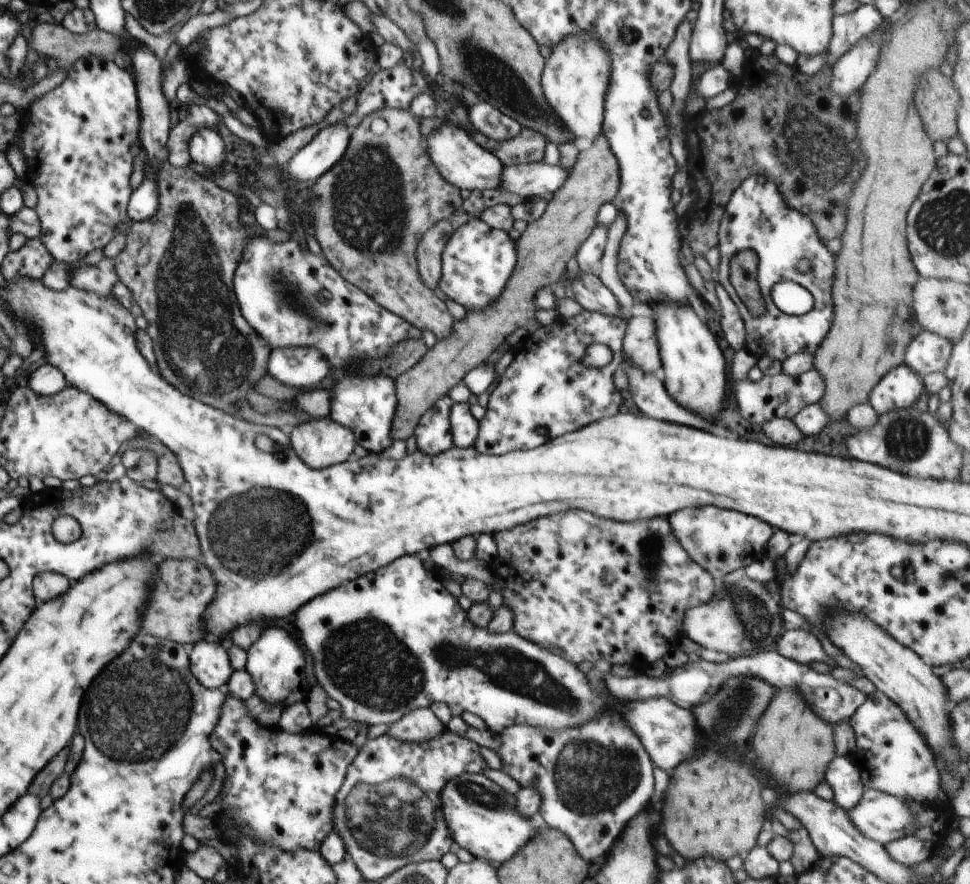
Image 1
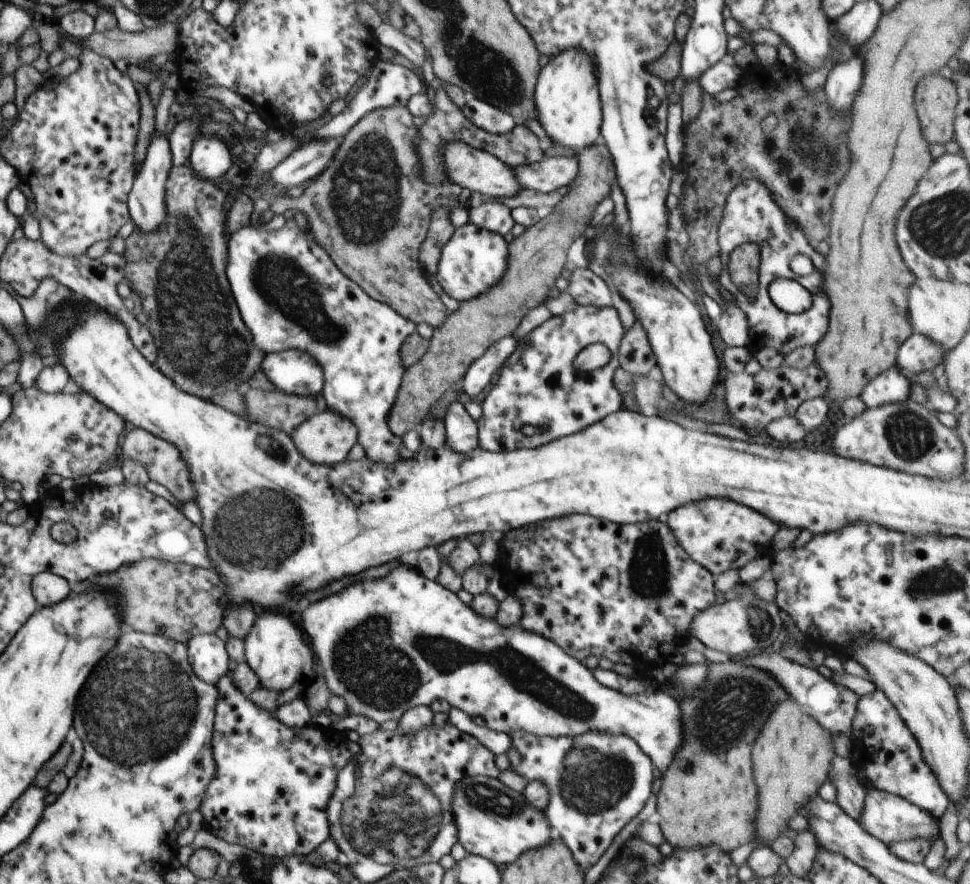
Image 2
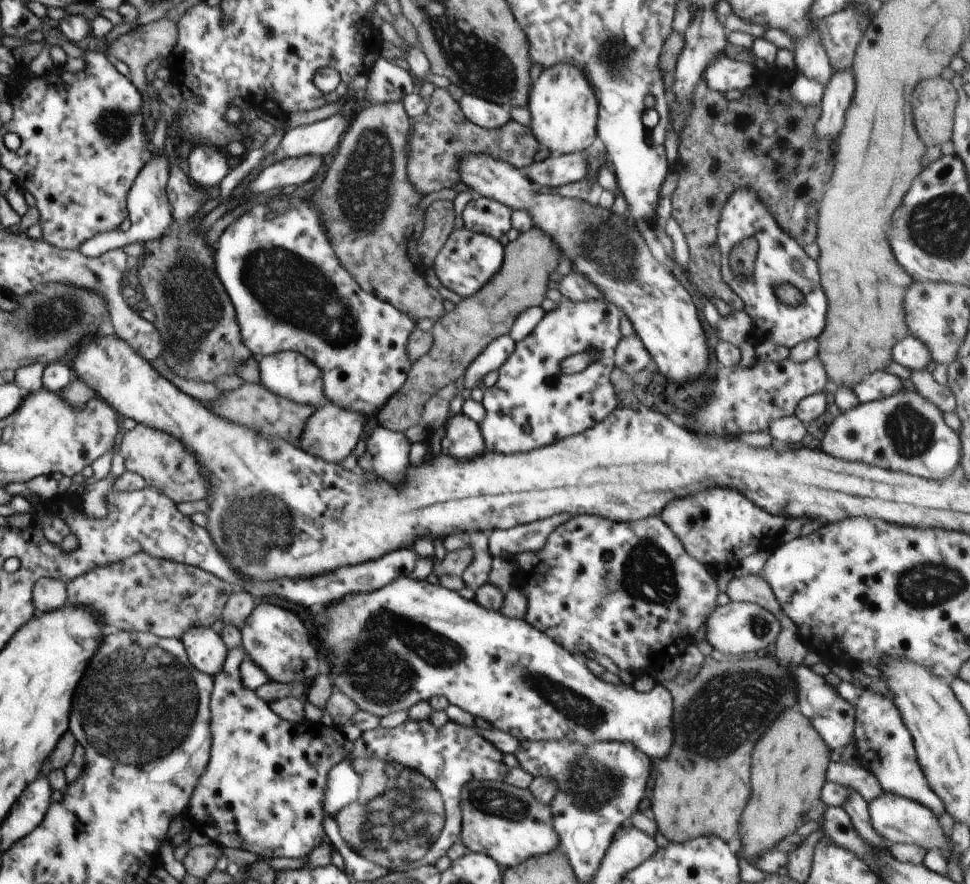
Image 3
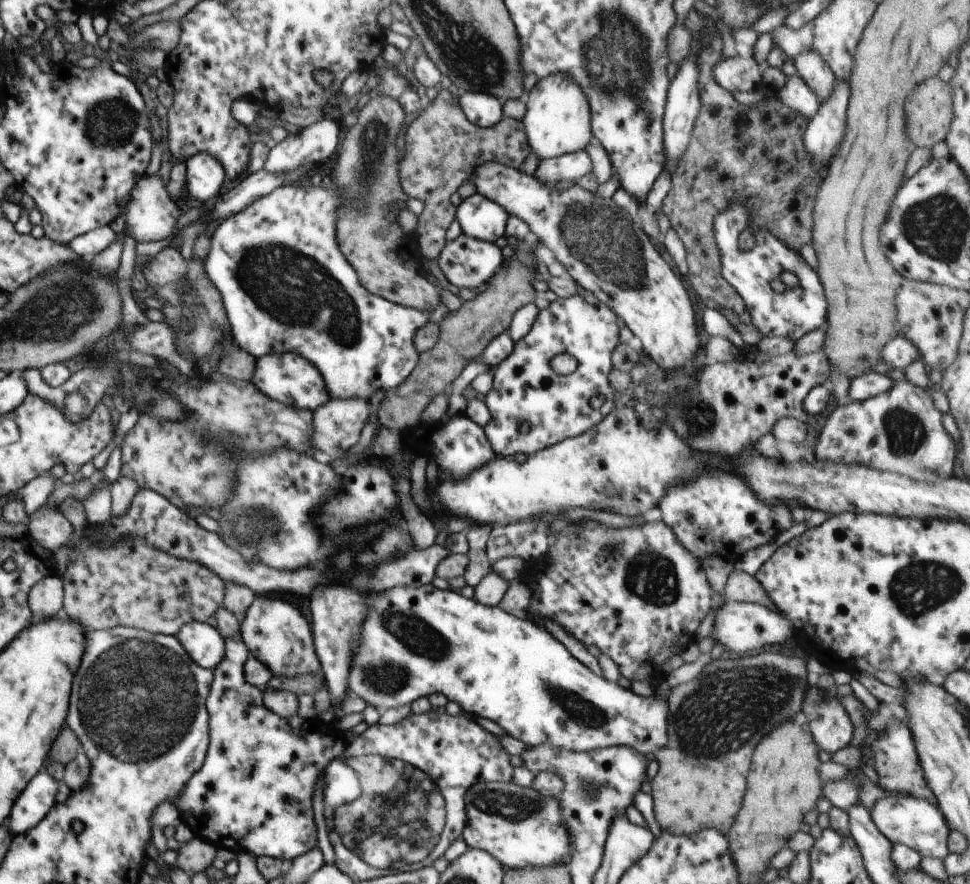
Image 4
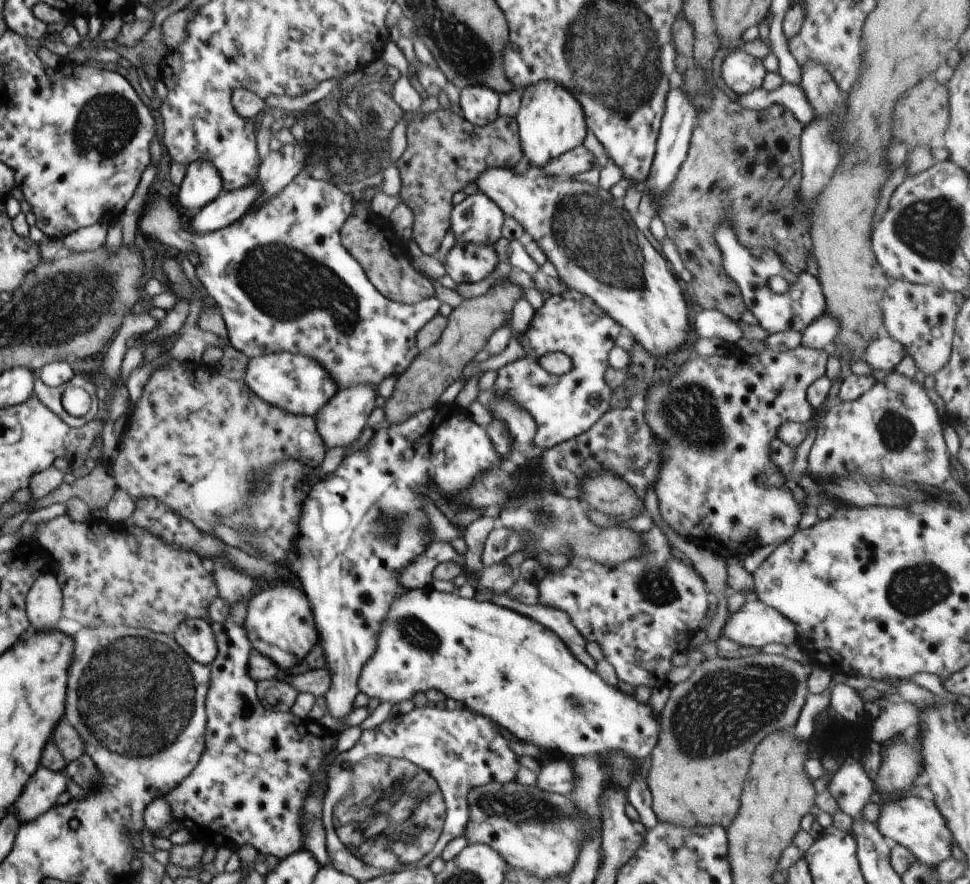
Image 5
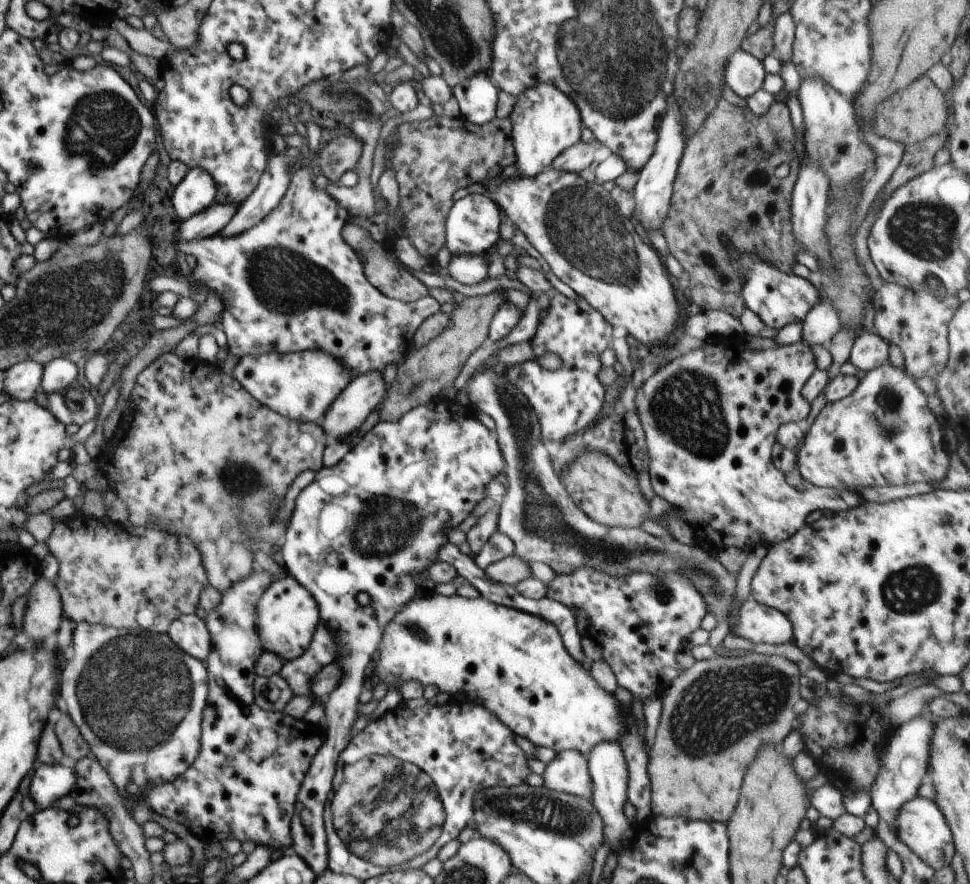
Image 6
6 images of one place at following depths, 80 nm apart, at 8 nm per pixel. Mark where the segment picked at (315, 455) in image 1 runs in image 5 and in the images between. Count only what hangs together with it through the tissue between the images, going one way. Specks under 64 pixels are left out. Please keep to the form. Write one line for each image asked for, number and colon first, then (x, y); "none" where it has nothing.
2: (326, 438)
3: (331, 433)
4: (337, 425)
5: (342, 421)

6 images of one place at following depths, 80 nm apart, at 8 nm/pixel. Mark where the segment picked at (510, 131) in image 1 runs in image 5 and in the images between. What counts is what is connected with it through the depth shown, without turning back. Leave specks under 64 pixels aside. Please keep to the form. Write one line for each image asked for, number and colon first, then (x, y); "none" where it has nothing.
2: (485, 116)
3: (488, 115)
4: (481, 109)
5: (479, 105)

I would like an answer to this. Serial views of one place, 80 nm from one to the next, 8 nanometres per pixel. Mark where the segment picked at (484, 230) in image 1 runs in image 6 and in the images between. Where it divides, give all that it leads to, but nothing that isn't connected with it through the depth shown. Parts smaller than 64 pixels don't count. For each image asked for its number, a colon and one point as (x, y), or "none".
2: (474, 260)
3: (468, 260)
4: (467, 262)
5: (465, 262)
6: (471, 269)

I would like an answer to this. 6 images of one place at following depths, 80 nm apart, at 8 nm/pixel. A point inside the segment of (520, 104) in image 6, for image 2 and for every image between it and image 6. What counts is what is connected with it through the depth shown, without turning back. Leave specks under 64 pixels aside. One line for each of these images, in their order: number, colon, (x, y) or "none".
2: (567, 97)
3: (564, 109)
4: (557, 121)
5: (551, 121)

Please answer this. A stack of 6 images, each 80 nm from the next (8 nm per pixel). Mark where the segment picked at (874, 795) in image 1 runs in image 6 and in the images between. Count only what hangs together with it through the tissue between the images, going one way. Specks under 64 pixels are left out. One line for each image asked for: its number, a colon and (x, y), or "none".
2: (888, 817)
3: (898, 820)
4: (916, 823)
5: (915, 822)
6: (921, 826)

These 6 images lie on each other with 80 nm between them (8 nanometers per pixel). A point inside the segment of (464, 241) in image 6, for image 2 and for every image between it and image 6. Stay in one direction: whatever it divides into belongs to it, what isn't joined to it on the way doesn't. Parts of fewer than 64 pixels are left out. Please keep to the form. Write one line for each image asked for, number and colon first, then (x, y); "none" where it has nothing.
2: (496, 217)
3: (487, 216)
4: (479, 217)
5: (478, 220)

